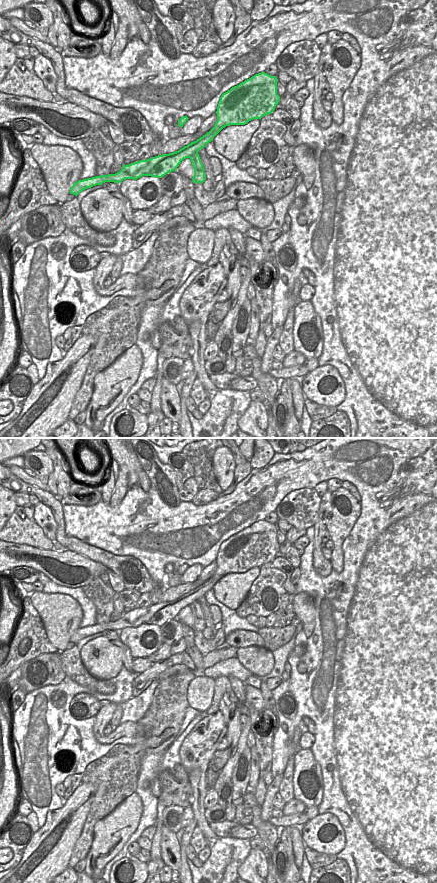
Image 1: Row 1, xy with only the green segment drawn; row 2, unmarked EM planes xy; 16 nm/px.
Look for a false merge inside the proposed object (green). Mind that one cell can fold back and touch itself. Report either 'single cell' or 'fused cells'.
fused cells

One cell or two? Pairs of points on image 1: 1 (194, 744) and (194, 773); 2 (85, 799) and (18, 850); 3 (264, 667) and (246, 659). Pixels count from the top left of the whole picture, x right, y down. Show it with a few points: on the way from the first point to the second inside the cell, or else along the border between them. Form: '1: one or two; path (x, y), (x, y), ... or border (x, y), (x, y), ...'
1: one; path (194, 751), (194, 766)
2: two; border (34, 833), (19, 862)
3: one; path (260, 663), (256, 659), (250, 659)

